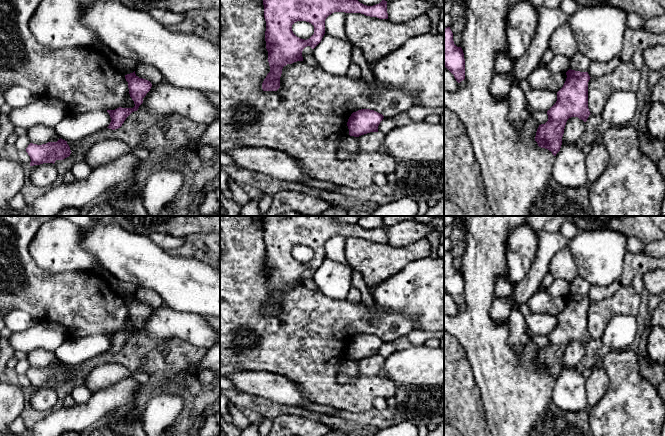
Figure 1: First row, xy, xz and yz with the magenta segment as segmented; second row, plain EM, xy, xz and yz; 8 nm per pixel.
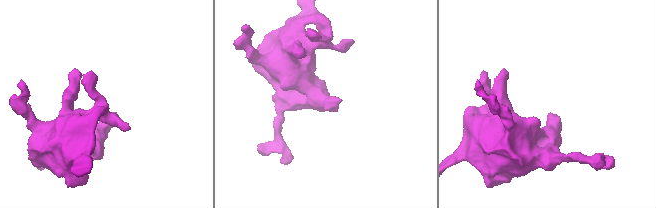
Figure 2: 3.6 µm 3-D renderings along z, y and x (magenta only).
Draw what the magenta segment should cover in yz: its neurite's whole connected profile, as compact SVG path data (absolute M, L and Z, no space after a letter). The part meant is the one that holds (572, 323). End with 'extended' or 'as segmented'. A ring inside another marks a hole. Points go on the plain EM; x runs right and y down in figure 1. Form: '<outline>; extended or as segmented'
M569 293L566 299L567 302L563 311L557 316L556 327L547 335L548 345L539 349L535 360L538 370L548 373L554 380L560 375L567 344L571 341L578 341L586 346L591 338L588 332L588 306L591 301L588 296Z; as segmented

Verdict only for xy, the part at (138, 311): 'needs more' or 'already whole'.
already whole

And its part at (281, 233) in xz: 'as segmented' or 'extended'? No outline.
as segmented

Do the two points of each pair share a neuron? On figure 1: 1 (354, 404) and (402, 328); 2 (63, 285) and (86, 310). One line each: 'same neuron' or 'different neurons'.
1: same neuron
2: same neuron

